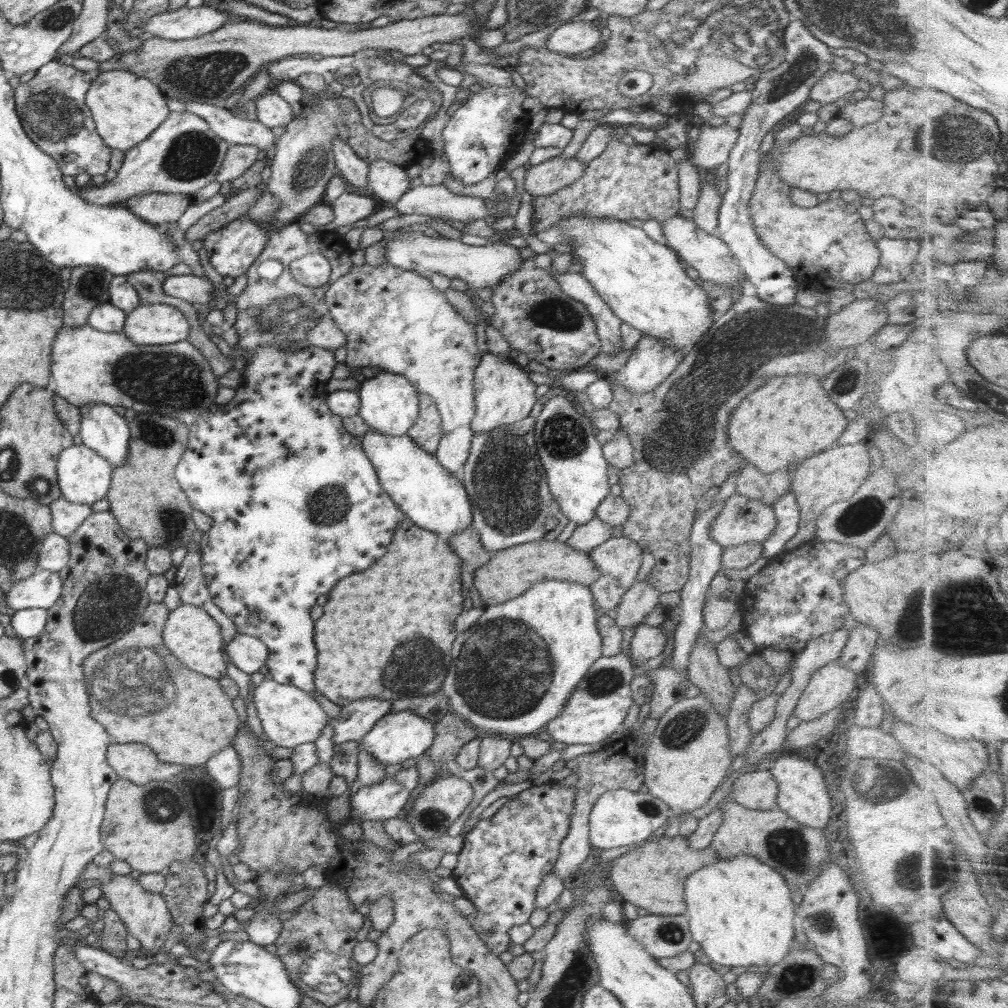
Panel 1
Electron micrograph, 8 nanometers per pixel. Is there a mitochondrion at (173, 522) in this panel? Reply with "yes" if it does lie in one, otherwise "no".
yes

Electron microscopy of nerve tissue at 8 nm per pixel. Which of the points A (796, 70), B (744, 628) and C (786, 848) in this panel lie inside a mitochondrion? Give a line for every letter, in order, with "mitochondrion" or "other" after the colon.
A: mitochondrion
B: other
C: mitochondrion

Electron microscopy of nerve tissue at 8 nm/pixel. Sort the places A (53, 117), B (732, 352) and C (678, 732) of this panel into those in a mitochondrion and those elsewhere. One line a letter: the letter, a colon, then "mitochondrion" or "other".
A: mitochondrion
B: mitochondrion
C: mitochondrion

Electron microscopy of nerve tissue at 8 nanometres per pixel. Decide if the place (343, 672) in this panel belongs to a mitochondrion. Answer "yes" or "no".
no

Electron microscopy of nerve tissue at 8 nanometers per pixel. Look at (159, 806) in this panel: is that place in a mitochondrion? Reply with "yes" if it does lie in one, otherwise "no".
yes

